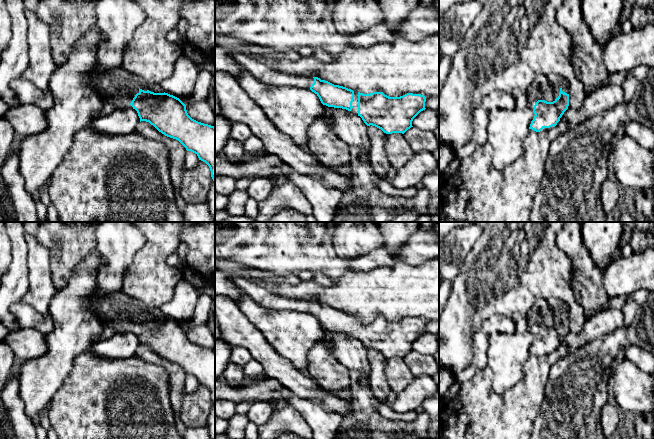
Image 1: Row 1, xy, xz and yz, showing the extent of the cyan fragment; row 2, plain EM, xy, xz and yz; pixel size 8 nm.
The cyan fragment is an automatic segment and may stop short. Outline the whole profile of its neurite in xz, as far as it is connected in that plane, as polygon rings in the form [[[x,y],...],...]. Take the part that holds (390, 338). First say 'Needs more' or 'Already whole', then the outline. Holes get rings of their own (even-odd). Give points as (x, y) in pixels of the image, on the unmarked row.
Needs more. [[[235,275],[233,279],[258,305],[276,312],[310,313],[323,329],[346,333],[360,340],[367,350],[375,350],[386,358],[404,358],[413,351],[413,343],[426,333],[426,321],[421,318],[407,317],[400,321],[389,321],[383,316],[363,318],[318,301],[306,301],[276,293],[269,287],[242,276]]]

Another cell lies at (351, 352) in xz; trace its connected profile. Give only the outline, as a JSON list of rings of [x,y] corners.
[[[323,329],[322,343],[329,345],[334,356],[349,370],[359,371],[369,379],[371,367],[367,358],[367,349],[362,342],[342,332]]]

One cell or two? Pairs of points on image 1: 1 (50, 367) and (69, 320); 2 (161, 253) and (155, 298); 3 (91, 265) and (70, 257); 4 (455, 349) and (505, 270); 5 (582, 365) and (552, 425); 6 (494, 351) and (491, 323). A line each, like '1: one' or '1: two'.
1: one
2: one
3: two
4: one
5: one
6: two

